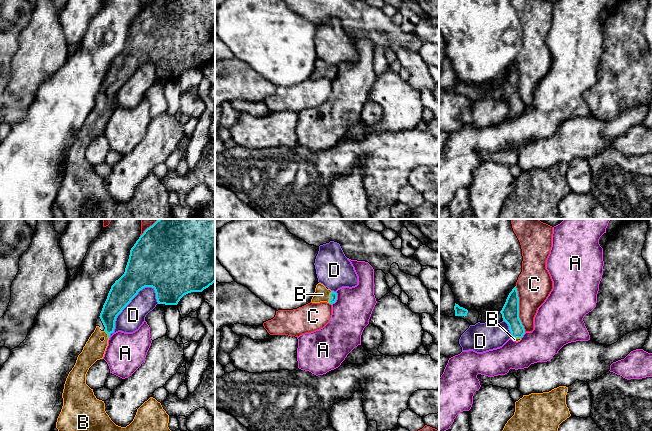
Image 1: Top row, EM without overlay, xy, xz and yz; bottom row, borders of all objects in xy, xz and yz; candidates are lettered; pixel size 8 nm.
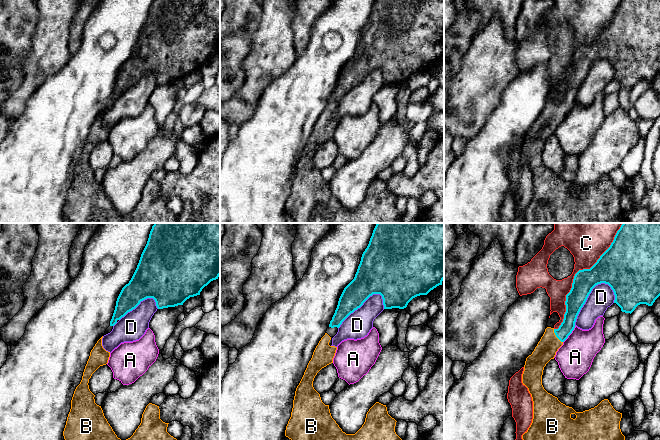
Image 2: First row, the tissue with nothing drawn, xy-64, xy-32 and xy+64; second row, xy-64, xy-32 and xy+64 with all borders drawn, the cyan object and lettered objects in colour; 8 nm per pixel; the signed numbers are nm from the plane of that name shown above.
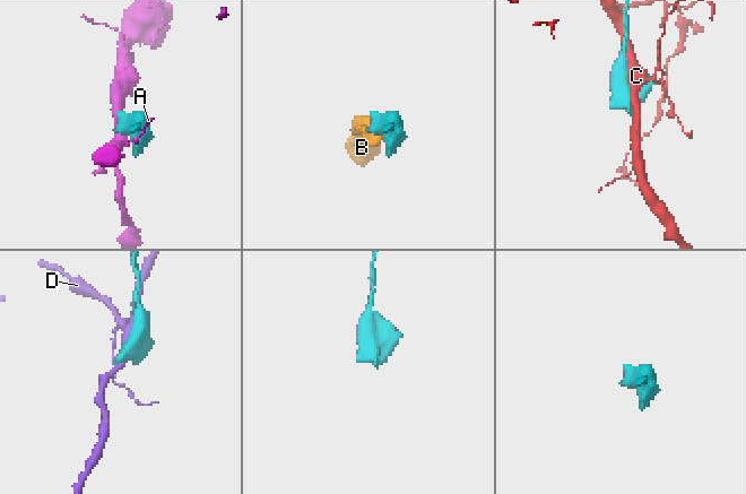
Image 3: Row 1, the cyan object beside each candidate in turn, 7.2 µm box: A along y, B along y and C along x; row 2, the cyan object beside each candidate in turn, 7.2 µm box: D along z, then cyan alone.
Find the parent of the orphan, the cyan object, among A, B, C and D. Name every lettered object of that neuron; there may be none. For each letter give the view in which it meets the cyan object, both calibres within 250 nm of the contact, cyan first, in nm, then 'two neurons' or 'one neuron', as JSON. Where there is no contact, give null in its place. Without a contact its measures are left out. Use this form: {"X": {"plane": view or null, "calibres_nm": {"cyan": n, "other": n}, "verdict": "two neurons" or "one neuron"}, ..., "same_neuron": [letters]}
{"A": {"plane": "xz", "calibres_nm": {"cyan": 60, "other": 300}, "verdict": "two neurons"}, "B": {"plane": "xz", "calibres_nm": {"cyan": 60, "other": 120}, "verdict": "one neuron"}, "C": {"plane": "yz", "calibres_nm": {"cyan": 140, "other": 280}, "verdict": "two neurons"}, "D": {"plane": "xy", "calibres_nm": {"cyan": 220, "other": 190}, "verdict": "two neurons"}, "same_neuron": ["B"]}

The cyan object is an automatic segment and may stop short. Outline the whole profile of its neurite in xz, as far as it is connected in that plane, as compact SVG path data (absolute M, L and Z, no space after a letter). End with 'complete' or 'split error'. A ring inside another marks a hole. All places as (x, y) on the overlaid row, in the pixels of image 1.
M318 283L315 288L314 295L311 299L312 303L327 302L329 304L335 303L337 300L337 293L327 289L323 284Z; split error

